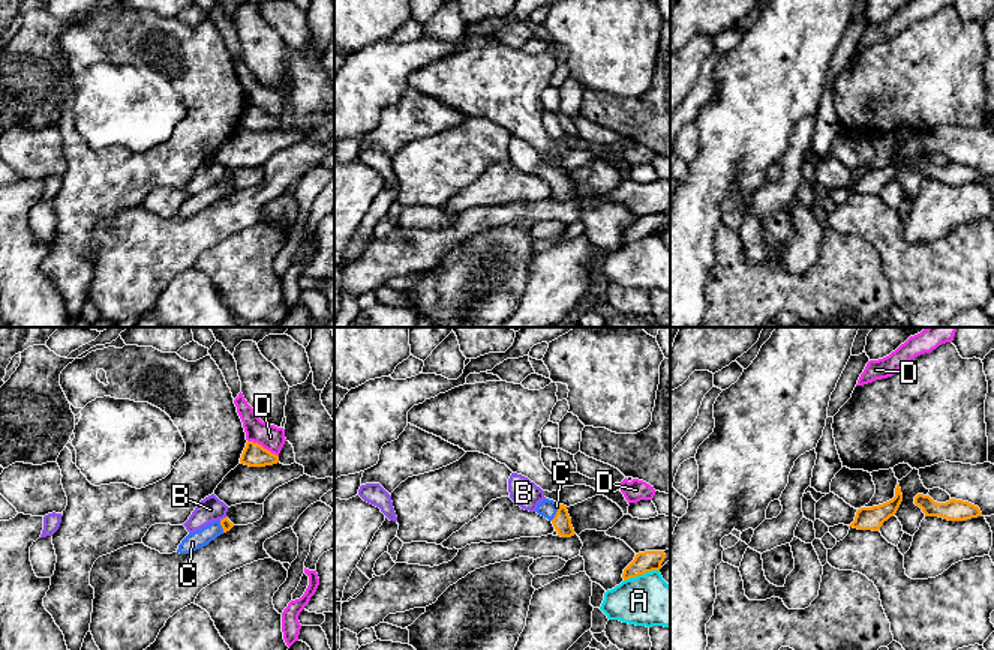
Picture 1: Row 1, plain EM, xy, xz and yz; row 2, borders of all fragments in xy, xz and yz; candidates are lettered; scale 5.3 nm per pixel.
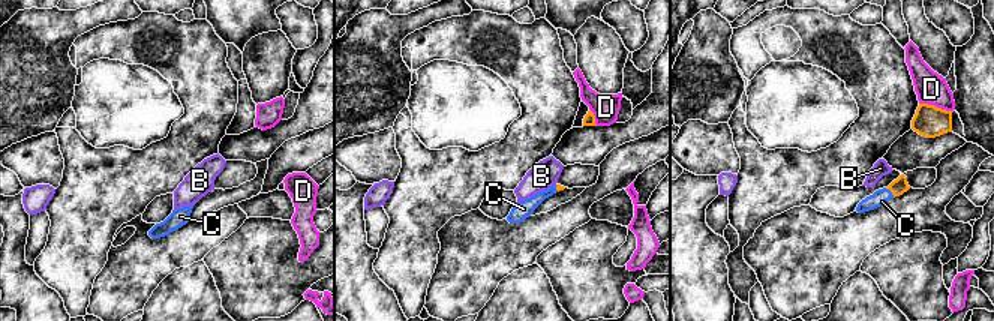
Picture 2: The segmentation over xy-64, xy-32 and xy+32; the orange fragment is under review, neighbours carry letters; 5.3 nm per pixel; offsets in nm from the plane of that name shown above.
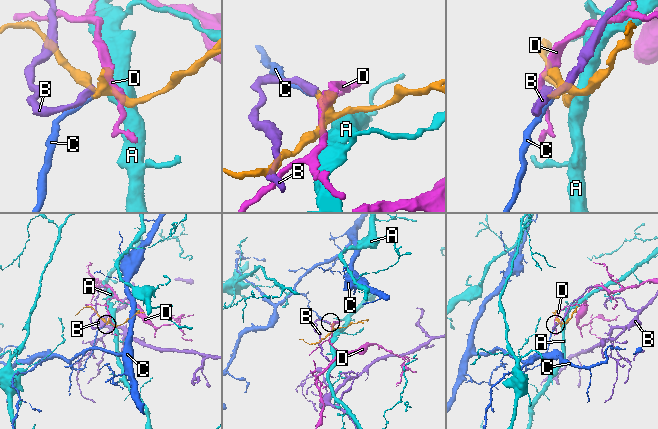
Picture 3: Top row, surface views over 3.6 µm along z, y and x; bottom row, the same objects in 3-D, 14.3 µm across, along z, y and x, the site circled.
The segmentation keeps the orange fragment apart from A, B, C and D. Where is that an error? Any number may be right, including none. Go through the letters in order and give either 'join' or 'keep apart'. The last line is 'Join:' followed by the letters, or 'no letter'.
A: keep apart
B: keep apart
C: join
D: keep apart
Join: C

